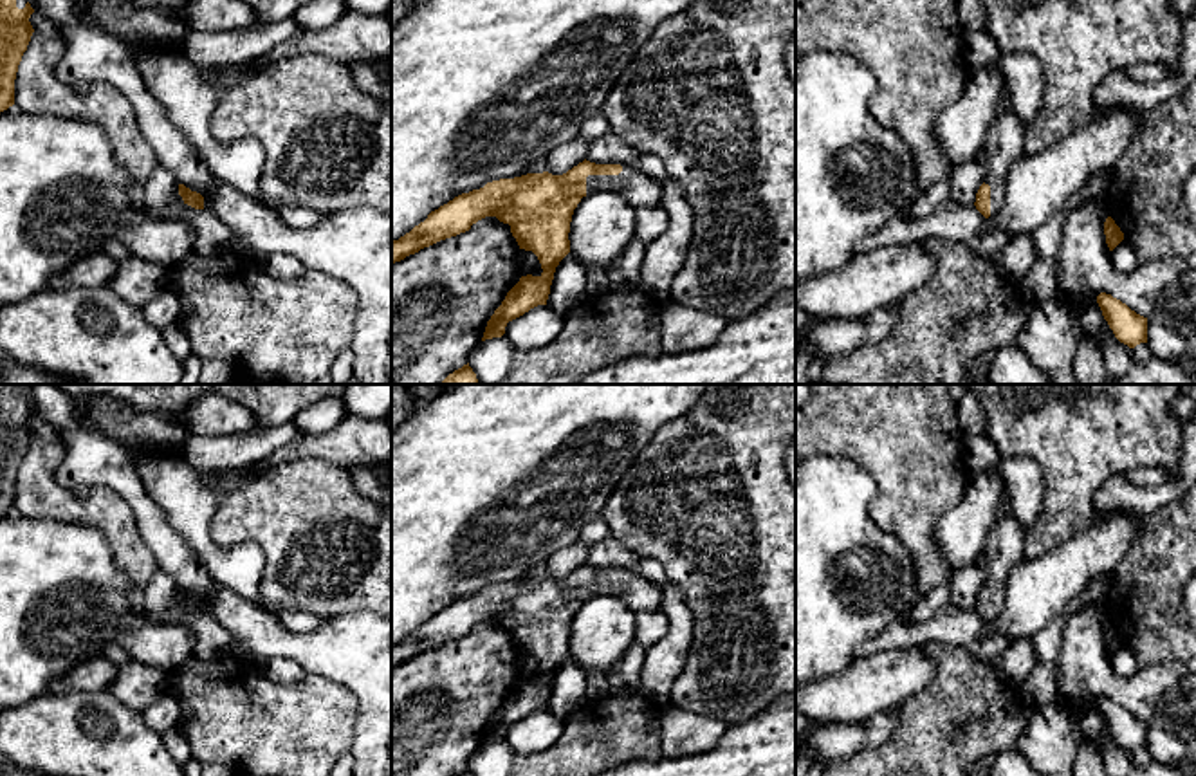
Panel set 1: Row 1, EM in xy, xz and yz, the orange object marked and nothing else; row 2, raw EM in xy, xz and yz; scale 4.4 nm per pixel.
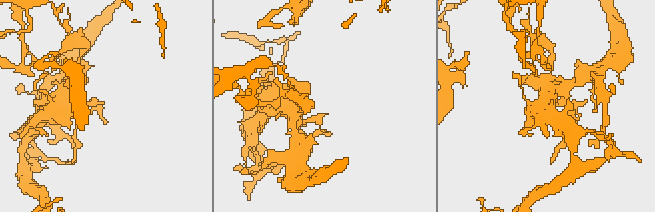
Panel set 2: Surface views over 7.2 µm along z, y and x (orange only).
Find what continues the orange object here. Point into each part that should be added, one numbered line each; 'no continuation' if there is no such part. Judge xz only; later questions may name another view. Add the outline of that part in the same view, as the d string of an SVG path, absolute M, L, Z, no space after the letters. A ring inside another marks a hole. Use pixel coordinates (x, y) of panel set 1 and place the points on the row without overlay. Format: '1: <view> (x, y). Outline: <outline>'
1: xz (639, 594). Outline: M622 570L619 579L588 579L586 599L610 594L619 597L631 612L662 610L664 592L637 570Z

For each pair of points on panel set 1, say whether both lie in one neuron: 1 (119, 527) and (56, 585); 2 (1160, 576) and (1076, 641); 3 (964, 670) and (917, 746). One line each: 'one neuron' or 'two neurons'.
1: two neurons
2: two neurons
3: one neuron

